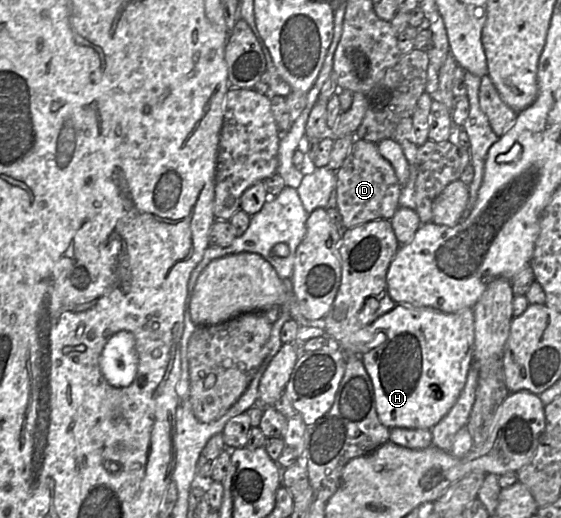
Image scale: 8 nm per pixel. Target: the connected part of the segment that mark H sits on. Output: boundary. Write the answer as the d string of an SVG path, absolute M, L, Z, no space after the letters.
M396 304L391 311L359 330L357 340L370 342L378 333L383 333L385 340L360 358L373 384L380 422L388 429L432 429L453 407L465 386L473 362L473 308L444 313L432 308Z

